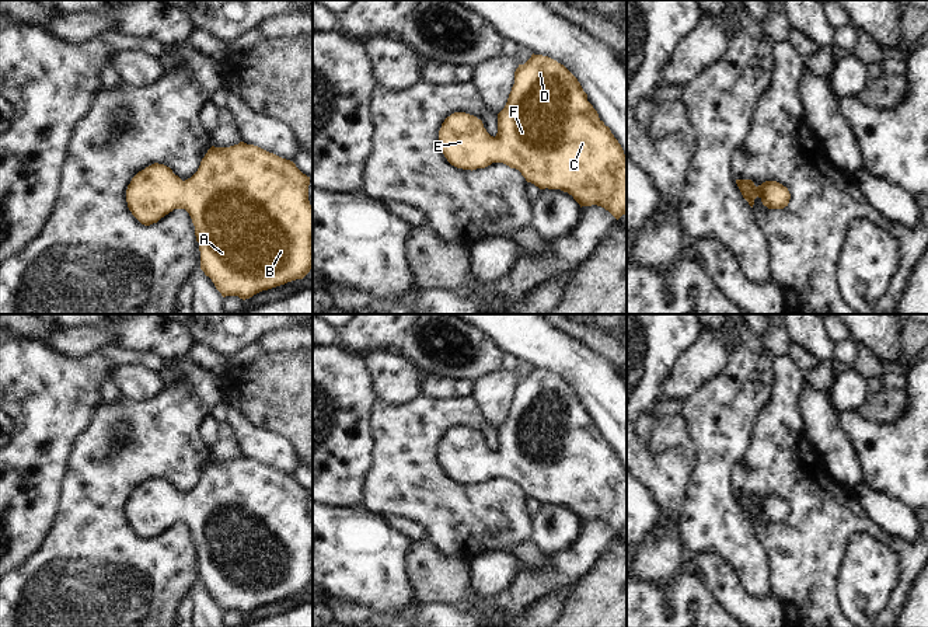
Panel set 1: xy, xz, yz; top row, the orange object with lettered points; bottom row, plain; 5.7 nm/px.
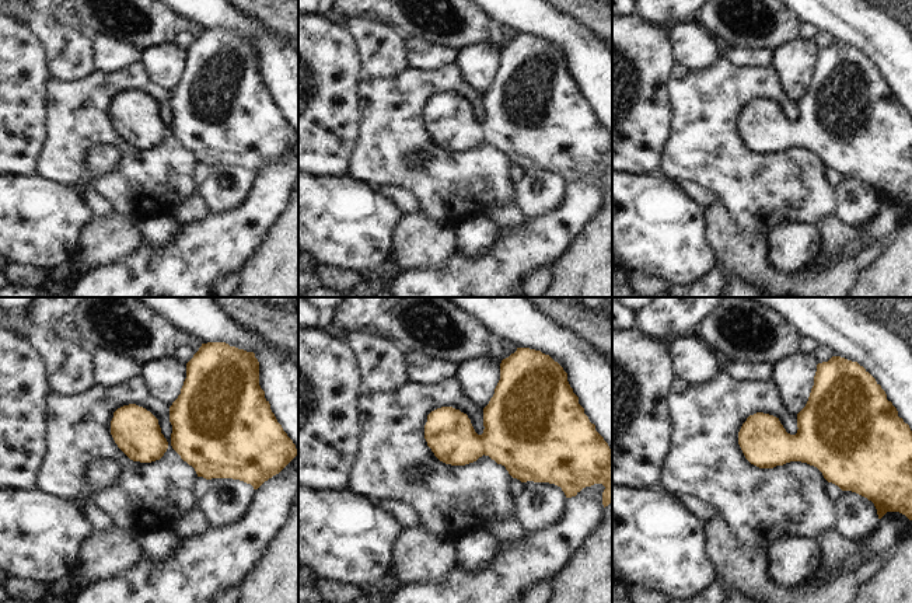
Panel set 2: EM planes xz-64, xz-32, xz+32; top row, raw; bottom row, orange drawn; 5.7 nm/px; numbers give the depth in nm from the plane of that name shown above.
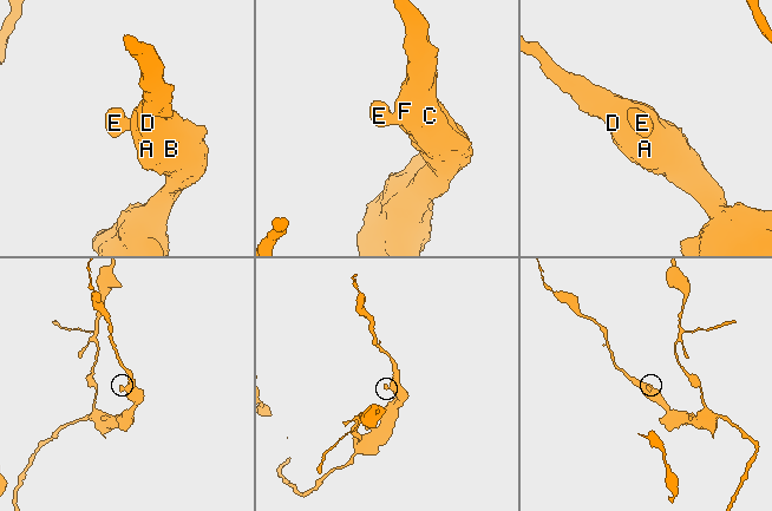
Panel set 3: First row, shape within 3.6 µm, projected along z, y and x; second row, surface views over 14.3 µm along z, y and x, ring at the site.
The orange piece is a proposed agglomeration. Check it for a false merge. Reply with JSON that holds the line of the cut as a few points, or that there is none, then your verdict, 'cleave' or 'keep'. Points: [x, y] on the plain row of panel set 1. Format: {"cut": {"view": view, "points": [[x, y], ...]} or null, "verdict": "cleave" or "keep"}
{"cut": null, "verdict": "keep"}

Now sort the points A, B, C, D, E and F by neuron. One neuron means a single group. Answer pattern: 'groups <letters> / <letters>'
groups A B C D E F

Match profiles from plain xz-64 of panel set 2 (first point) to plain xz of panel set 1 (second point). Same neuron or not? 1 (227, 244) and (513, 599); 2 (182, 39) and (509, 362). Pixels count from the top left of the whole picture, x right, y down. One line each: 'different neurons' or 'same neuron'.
1: same neuron
2: same neuron

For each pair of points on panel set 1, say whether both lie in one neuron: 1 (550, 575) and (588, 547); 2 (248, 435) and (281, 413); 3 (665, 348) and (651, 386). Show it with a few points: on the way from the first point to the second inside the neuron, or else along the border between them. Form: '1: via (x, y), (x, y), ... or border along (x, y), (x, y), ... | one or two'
1: via (560, 571), (578, 557) | one
2: border along (237, 410), (255, 425), (268, 428), (290, 442) | two
3: via (655, 358), (651, 362), (651, 376) | one

